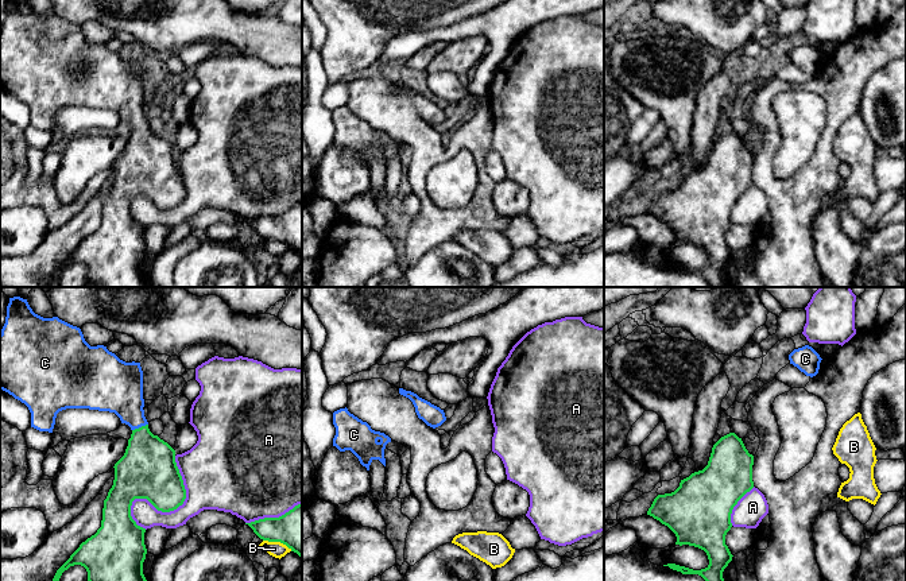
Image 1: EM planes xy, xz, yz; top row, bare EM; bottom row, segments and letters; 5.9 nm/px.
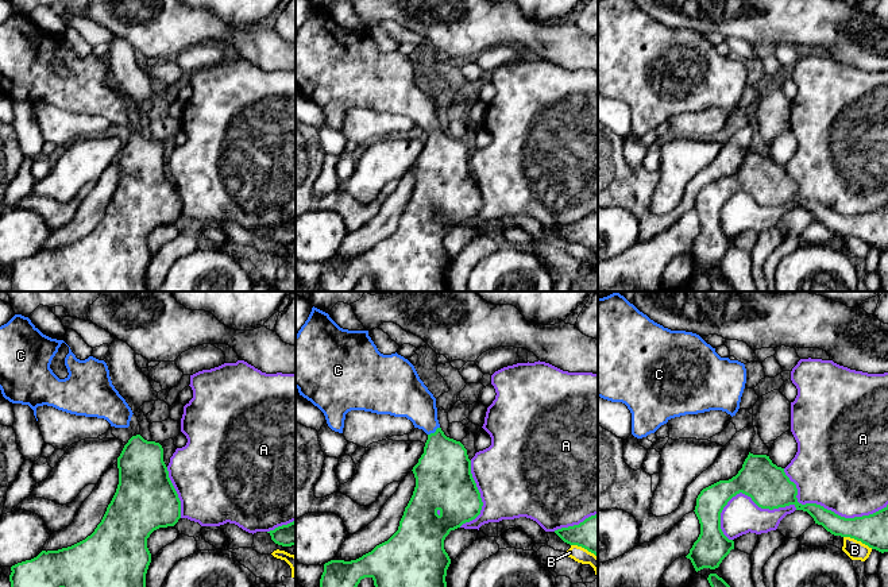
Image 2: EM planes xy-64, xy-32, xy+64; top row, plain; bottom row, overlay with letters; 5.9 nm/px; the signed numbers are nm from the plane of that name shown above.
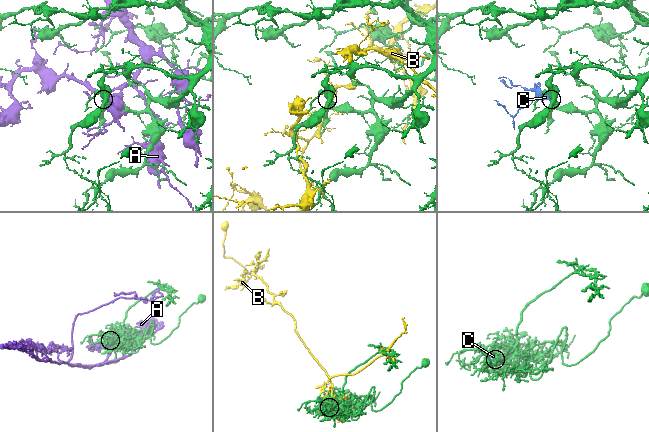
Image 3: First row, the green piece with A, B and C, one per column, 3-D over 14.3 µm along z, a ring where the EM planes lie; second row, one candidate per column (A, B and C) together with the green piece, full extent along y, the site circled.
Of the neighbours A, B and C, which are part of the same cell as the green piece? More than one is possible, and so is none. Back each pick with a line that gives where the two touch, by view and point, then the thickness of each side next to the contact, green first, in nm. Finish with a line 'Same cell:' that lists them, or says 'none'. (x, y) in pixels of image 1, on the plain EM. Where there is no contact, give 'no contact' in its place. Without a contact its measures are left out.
C: xy (139, 126) | 320/260 nm
Same cell: C

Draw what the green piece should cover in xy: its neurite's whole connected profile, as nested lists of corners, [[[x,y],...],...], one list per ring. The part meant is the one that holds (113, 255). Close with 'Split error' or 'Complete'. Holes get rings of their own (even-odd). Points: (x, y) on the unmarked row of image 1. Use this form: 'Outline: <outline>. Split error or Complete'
Outline: [[[9,0],[5,22],[0,31],[0,88],[24,101],[31,111],[31,125],[53,131],[57,112],[66,106],[89,106],[115,111],[121,121],[131,125],[132,132],[124,154],[115,162],[113,183],[104,198],[101,225],[88,236],[57,268],[53,280],[59,279],[70,264],[81,263],[88,270],[89,283],[97,287],[150,287],[143,272],[143,260],[147,247],[144,243],[146,226],[136,222],[131,214],[135,197],[147,197],[158,209],[170,210],[183,202],[186,187],[175,160],[175,148],[148,127],[144,115],[143,69],[140,61],[125,61],[107,44],[90,44],[80,26],[58,15],[43,16],[32,9],[28,0]]]. Split error

